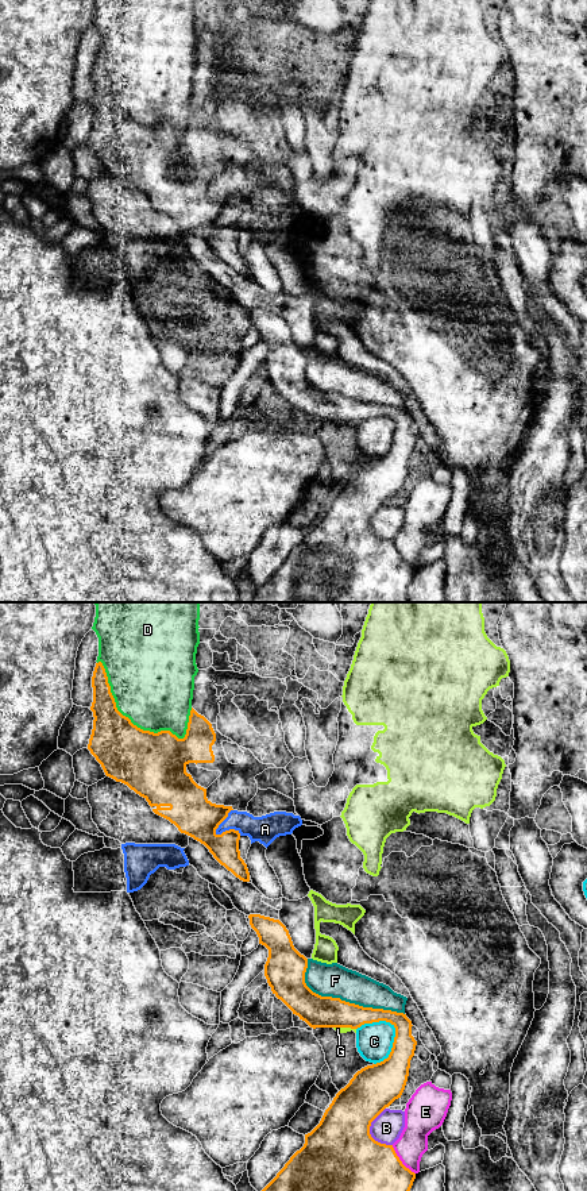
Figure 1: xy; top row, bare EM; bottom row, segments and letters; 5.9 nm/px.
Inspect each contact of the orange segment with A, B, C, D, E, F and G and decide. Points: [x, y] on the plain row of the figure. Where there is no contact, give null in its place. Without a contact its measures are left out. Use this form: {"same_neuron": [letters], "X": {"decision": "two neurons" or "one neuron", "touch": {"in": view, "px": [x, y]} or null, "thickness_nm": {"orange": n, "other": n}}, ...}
{"same_neuron": [], "A": {"decision": "two neurons", "touch": {"in": "xy", "px": [221, 216]}, "thickness_nm": {"orange": 240, "other": 150}}, "B": {"decision": "two neurons", "touch": {"in": "xy", "px": [369, 527]}, "thickness_nm": {"orange": 480, "other": 180}}, "C": {"decision": "two neurons", "touch": {"in": "xy", "px": [393, 439]}, "thickness_nm": {"orange": 240, "other": 220}}, "D": {"decision": "two neurons", "touch": {"in": "xy", "px": [127, 112]}, "thickness_nm": {"orange": 340, "other": 480}}, "E": {"decision": "two neurons", "touch": {"in": "xy", "px": [400, 555]}, "thickness_nm": {"orange": 500, "other": 180}}, "F": {"decision": "two neurons", "touch": {"in": "xy", "px": [343, 396]}, "thickness_nm": {"orange": 190, "other": 200}}, "G": {"decision": "two neurons", "touch": {"in": "xy", "px": [344, 421]}, "thickness_nm": {"orange": 190, "other": 30}}}

